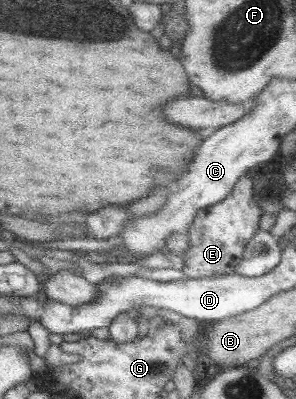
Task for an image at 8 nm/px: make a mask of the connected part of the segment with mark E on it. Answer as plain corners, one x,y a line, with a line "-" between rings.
256,173
243,176
236,183
231,195
196,215
195,222
188,232
190,248
182,256
183,272
190,279
234,274
235,268
243,262
248,243
261,230
261,218
264,213
263,208
254,201
255,181

